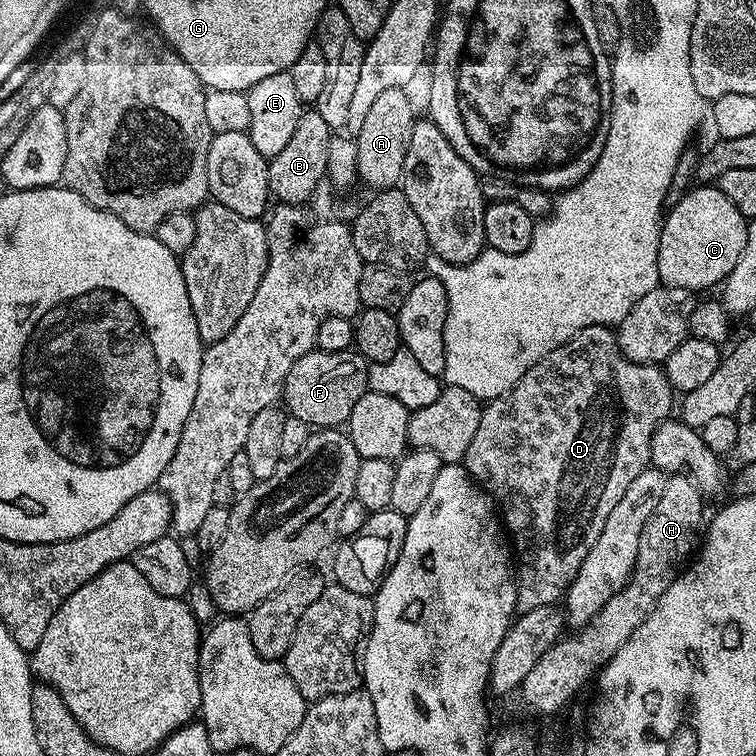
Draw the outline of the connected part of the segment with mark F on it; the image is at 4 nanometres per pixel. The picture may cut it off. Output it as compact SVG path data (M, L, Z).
M312 349L298 358L284 381L282 402L285 411L312 428L345 425L354 405L368 386L368 361L355 350L326 352Z

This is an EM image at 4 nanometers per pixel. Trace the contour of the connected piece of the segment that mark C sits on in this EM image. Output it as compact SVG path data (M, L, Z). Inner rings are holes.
M696 186L685 191L676 205L667 209L660 225L658 274L660 284L669 288L685 288L700 294L703 288L723 285L734 270L742 246L746 246L748 220L722 194L718 186Z

